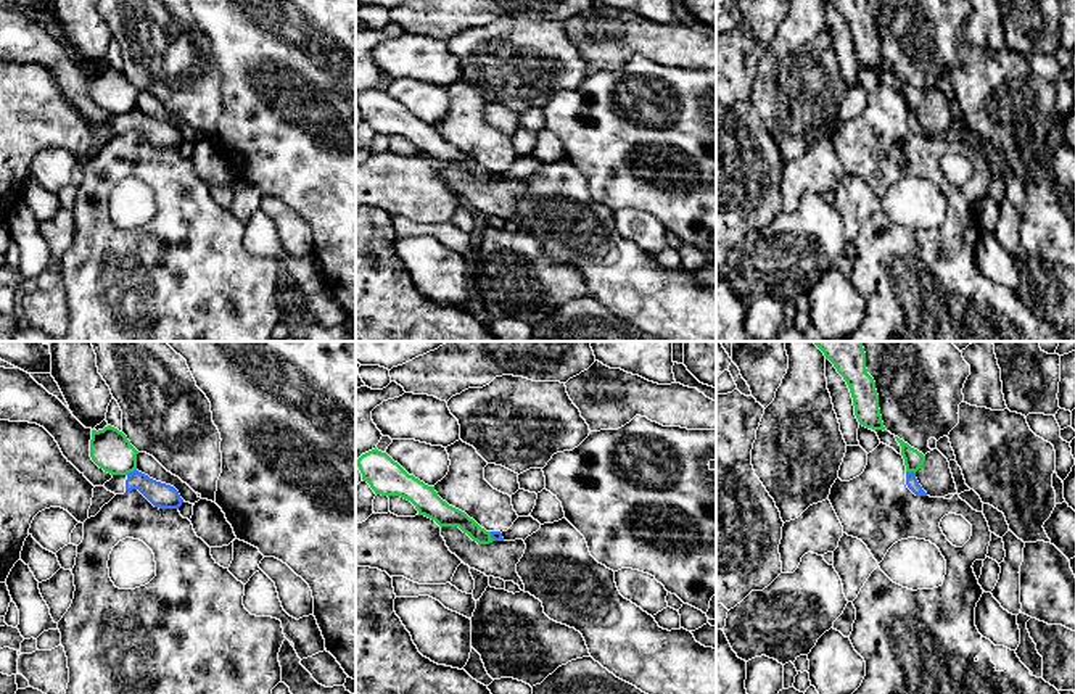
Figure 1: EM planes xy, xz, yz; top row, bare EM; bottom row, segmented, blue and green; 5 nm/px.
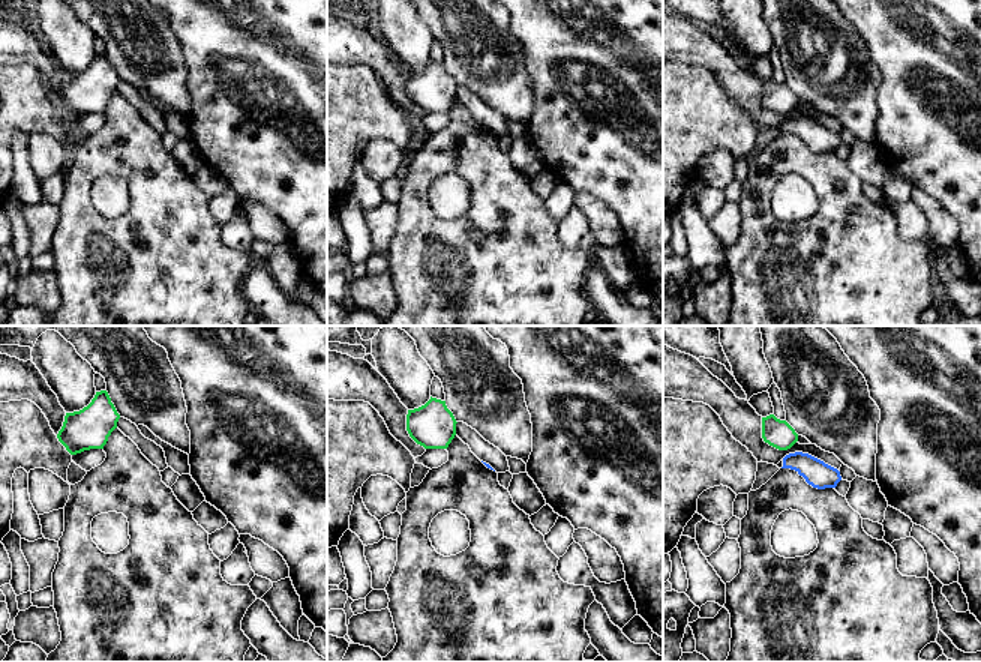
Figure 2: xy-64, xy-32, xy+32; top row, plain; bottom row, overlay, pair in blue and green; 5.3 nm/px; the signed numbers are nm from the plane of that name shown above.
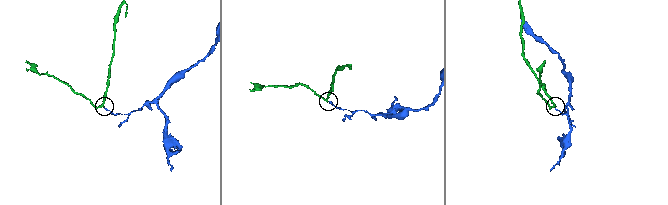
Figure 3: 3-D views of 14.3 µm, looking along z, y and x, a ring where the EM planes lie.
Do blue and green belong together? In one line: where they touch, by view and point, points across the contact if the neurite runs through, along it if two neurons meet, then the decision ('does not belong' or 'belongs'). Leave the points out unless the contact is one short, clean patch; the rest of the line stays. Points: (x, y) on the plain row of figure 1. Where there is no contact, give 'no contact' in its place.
contact xy (131, 111); border xy (135, 108), (126, 113); does not belong

